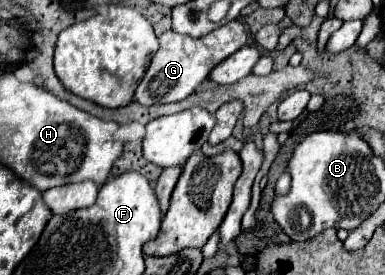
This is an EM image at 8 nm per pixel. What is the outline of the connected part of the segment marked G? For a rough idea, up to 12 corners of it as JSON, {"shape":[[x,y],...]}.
{"shape":[[240,18],[200,40],[160,36],[136,88],[142,106],[184,100],[246,46]]}

